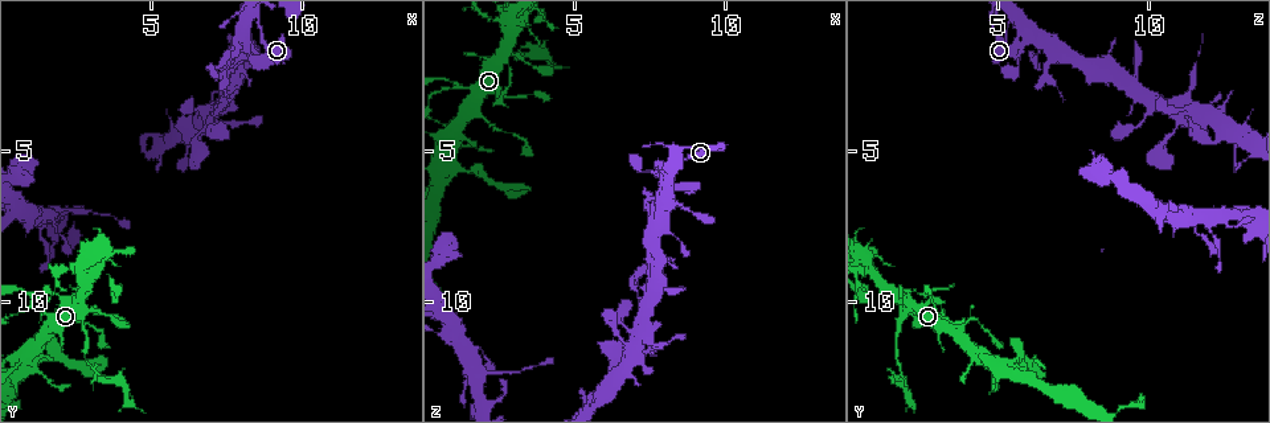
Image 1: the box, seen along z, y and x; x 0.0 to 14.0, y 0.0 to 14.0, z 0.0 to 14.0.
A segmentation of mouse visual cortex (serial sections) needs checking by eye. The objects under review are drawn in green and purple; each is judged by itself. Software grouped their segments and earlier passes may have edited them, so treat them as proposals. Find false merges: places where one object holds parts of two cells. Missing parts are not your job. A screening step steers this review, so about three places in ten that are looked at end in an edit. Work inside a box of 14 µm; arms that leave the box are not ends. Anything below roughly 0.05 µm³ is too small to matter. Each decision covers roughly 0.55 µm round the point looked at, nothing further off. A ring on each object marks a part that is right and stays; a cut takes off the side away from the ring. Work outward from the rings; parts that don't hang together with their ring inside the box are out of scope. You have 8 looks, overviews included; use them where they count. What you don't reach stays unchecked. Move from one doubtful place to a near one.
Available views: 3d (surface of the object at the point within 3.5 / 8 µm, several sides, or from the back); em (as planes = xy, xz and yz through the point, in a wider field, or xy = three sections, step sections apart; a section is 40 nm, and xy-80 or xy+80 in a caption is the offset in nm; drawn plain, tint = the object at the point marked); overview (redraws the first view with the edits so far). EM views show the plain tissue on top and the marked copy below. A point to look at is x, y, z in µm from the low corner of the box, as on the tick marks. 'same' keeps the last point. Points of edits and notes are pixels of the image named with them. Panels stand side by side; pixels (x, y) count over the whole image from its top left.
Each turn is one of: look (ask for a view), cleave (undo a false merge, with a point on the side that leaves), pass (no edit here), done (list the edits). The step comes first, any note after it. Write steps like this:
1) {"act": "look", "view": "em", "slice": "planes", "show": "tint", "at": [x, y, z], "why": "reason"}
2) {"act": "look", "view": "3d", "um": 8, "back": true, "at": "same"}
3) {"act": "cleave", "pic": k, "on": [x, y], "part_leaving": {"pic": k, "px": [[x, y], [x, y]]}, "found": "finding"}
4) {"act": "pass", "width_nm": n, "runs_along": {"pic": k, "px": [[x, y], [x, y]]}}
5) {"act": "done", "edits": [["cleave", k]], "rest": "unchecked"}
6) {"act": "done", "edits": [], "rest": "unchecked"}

{"act": "look", "view": "3d", "um": 3.5, "at": [1.1, 10.2, 2.9], "why": "sudden change in width"}

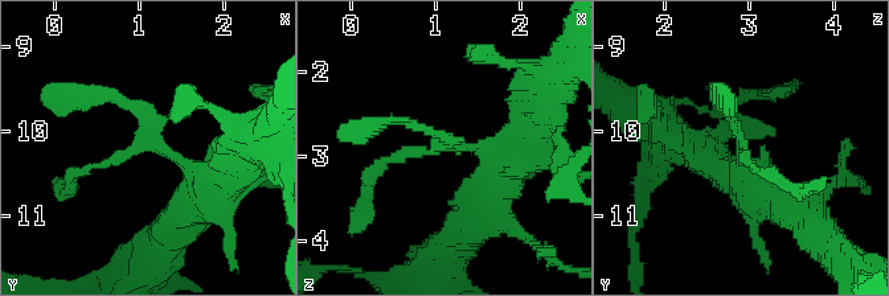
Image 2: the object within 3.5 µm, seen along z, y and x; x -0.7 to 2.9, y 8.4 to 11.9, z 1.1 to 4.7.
{"act": "look", "view": "em", "slice": "xy", "step": 5, "show": "tint", "at": [1.15, 10.10, 2.90], "why": "need the tissue"}

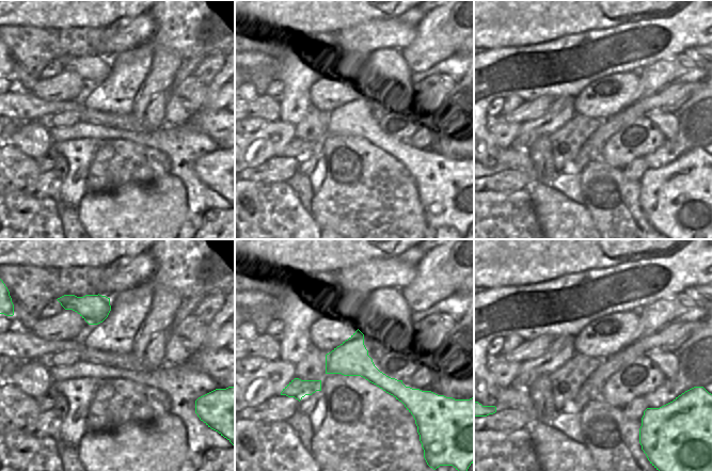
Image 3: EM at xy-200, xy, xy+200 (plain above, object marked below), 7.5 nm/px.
{"act": "pass", "found": "continuous, no second cell"}

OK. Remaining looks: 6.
{"act": "look", "view": "3d", "um": 3.5, "at": [2.8, 10.7, 1.8], "why": "calibre changes"}

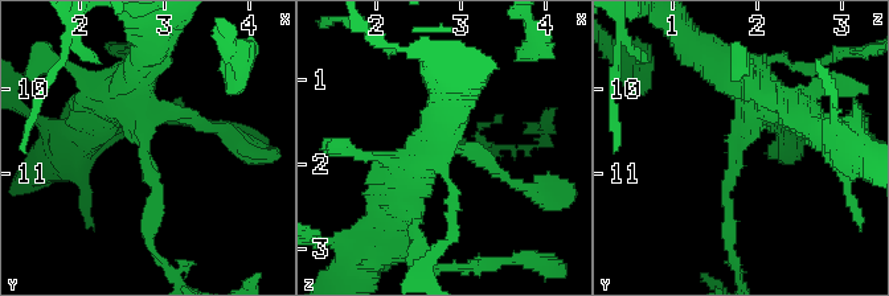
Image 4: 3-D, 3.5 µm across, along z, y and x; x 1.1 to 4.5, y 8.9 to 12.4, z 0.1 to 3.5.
{"act": "look", "view": "em", "slice": "planes", "show": "tint", "at": [2.80, 10.70, 1.75], "arms": 3, "arm_widths_nm": [150, 150, 450]}

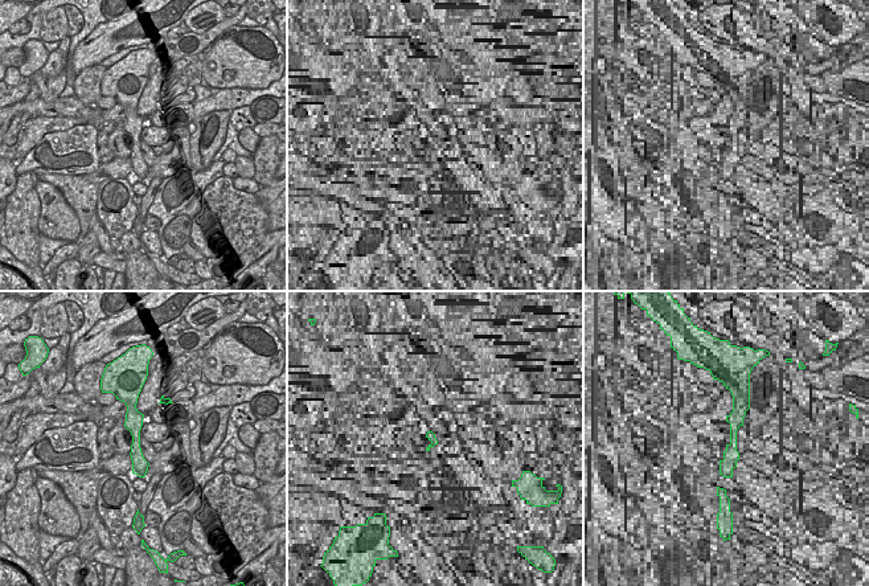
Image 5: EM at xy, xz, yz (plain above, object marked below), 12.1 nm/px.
{"act": "cleave", "pic": 4, "on": [150, 204], "found": "two cells meet here"}

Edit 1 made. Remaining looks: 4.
{"act": "look", "view": "3d", "um": 8, "at": [1.8, 11.7, 5.7], "why": "abrupt turn"}

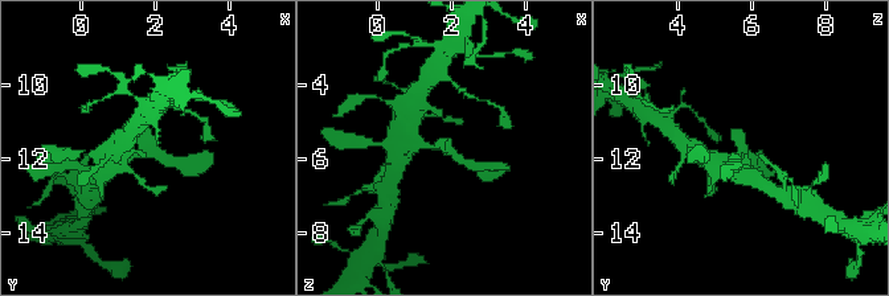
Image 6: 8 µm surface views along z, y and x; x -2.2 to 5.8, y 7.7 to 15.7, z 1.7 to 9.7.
{"act": "look", "view": "3d", "um": 3.5, "at": [1.8, 11.7, 5.7]}

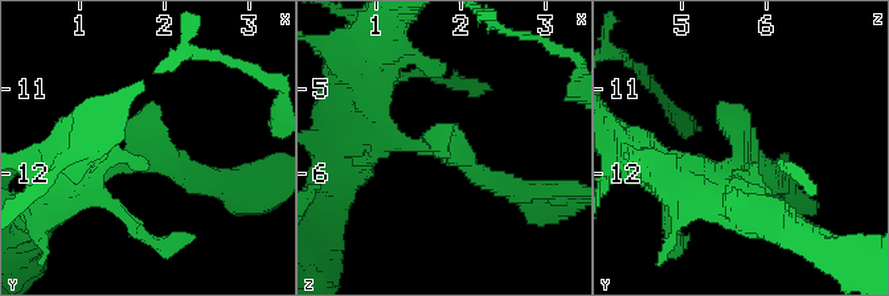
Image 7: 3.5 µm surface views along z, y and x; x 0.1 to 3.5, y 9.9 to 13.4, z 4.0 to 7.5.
{"act": "look", "view": "em", "slice": "xy", "step": 3, "show": "tint", "at": [1.75, 11.65, 5.70], "why": "now the EM"}

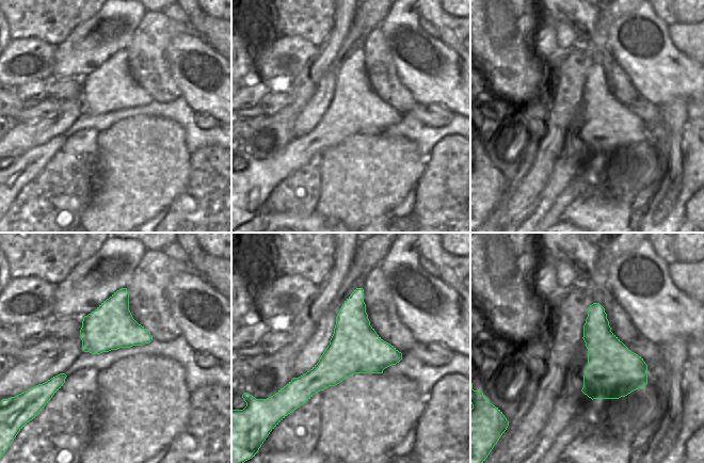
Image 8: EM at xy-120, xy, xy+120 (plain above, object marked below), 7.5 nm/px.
{"act": "pass", "runs_along": {"pic": 7, "px": [[367, 144], [449, 151], [509, 185]]}, "found": "continuous, no second cell"}

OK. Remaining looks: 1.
{"act": "done", "edits": [["cleave", 4]], "rest": "unchecked"}

